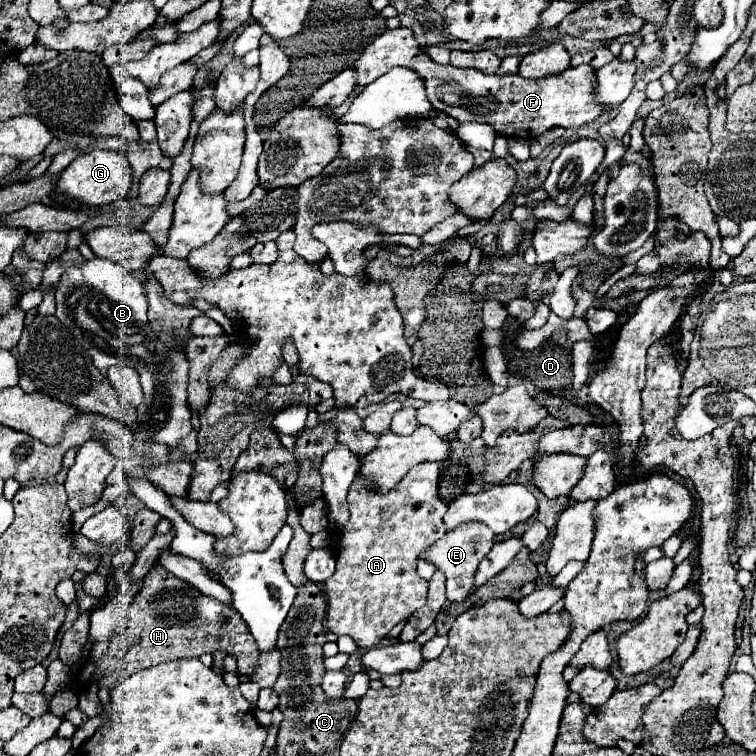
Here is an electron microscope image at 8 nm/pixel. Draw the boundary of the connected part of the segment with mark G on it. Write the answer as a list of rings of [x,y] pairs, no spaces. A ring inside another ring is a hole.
[[[92,150],[76,158],[64,172],[62,172],[62,192],[66,196],[74,196],[76,200],[86,200],[90,206],[106,206],[112,202],[122,200],[128,196],[128,190],[132,186],[132,168],[128,164],[126,154],[116,152],[116,150]]]

